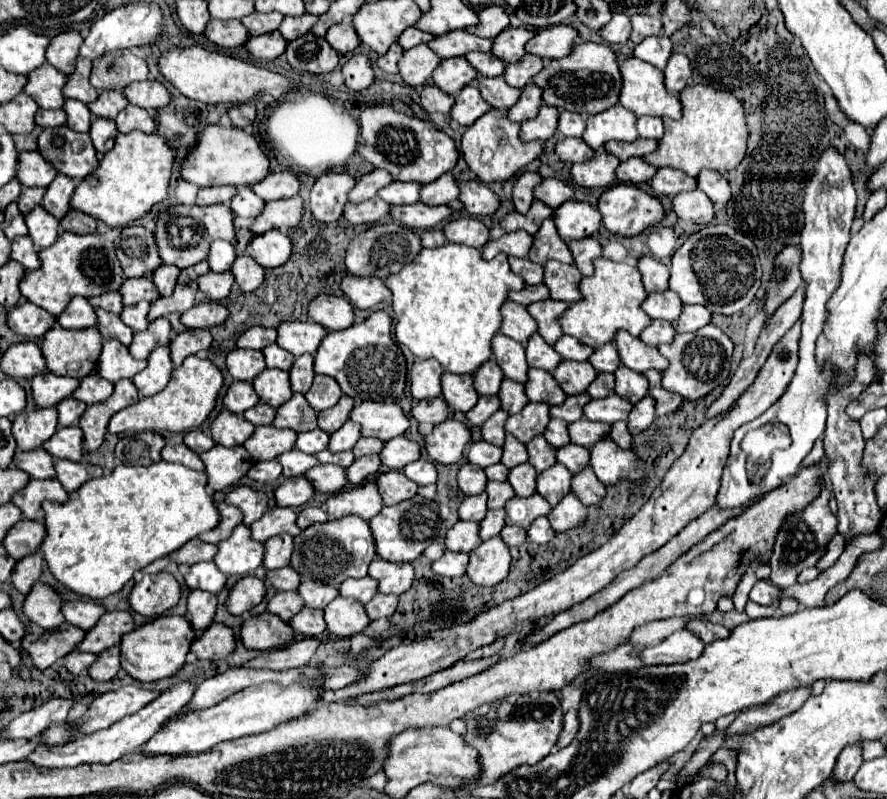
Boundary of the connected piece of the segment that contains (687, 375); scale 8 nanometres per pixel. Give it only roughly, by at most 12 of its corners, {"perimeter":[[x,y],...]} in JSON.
{"perimeter":[[712,323],[658,351],[664,389],[702,399],[732,375],[734,343]]}

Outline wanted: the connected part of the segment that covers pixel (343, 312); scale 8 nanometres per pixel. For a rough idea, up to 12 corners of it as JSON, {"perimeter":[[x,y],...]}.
{"perimeter":[[322,295],[308,315],[328,331],[348,329],[354,309],[344,297]]}

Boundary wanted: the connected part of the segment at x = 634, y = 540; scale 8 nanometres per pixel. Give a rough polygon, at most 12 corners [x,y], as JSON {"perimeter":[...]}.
{"perimeter":[[800,321],[608,543],[474,621],[404,639],[318,705],[428,677],[604,589],[716,500],[738,427],[788,389]]}

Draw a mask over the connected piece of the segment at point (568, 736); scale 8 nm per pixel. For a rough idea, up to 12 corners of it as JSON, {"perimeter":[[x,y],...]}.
{"perimeter":[[570,709],[564,717],[564,731],[556,747],[572,743],[578,733],[578,709]]}

